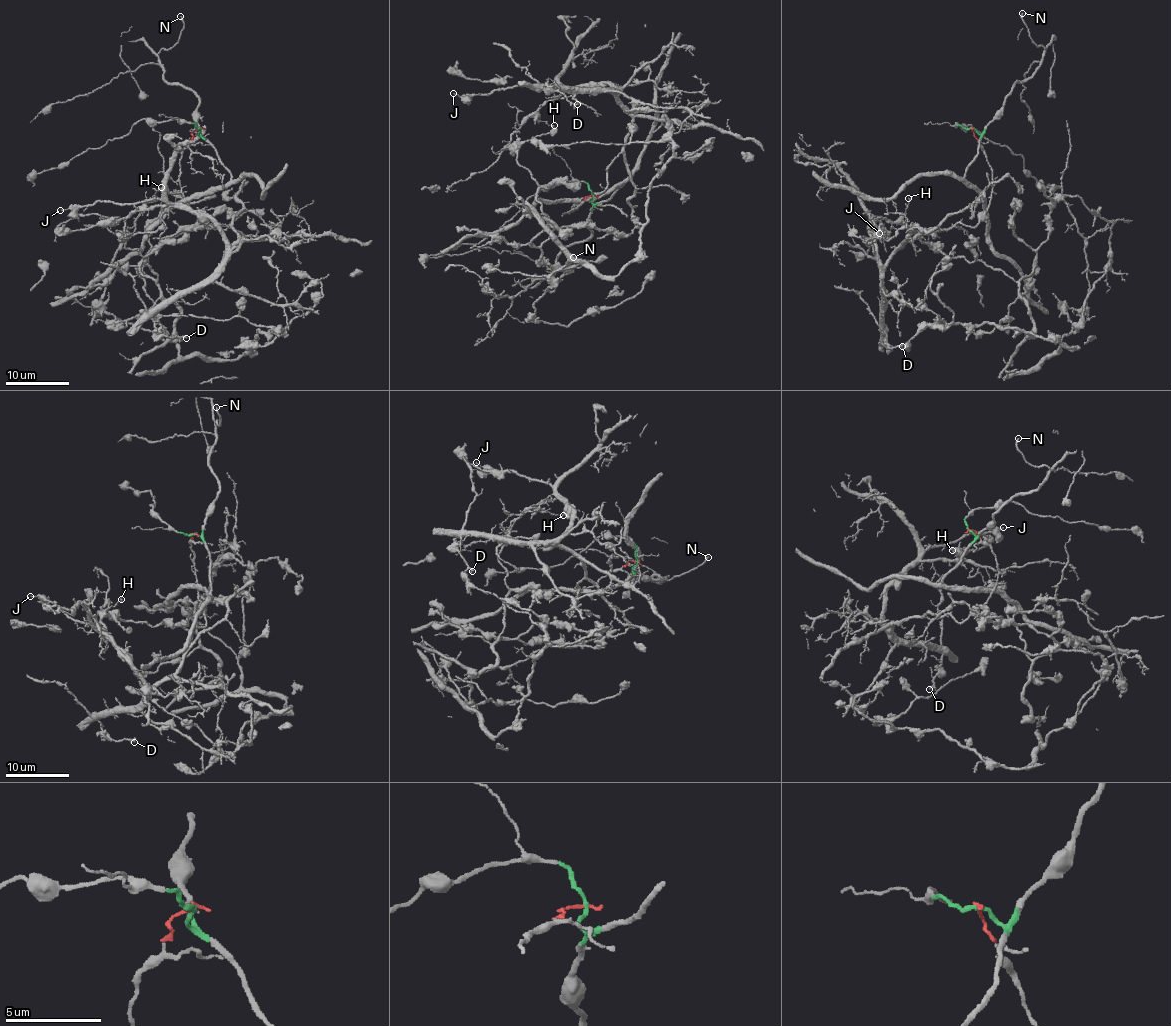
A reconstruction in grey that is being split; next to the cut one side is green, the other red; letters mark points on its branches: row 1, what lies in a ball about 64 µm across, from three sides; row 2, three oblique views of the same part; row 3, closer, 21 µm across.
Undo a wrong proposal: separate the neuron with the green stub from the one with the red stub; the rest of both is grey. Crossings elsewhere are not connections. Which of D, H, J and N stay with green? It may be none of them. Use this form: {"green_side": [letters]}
{"green_side": ["N"]}

